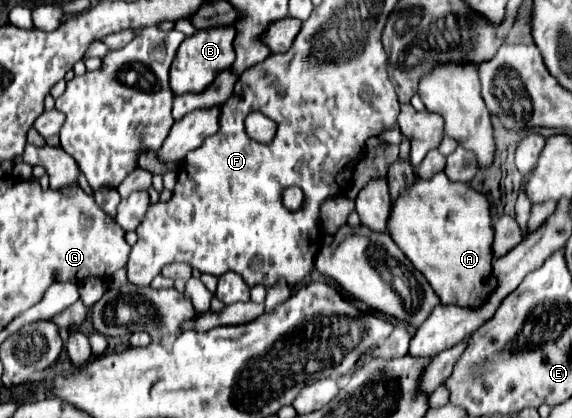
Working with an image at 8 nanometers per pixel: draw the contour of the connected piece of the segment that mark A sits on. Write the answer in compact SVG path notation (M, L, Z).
M438 172L430 180L416 180L406 192L398 196L392 206L392 216L388 220L388 232L406 258L428 278L434 292L440 296L442 304L458 304L480 308L488 300L490 292L496 288L496 278L492 276L492 240L494 228L490 222L490 204L486 196L476 192L470 184L452 182L444 172Z

